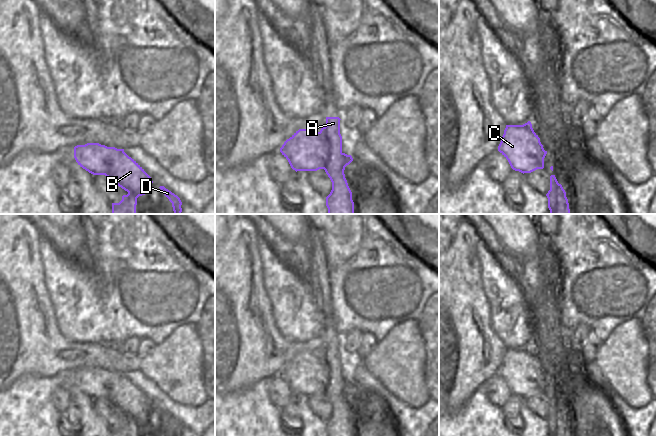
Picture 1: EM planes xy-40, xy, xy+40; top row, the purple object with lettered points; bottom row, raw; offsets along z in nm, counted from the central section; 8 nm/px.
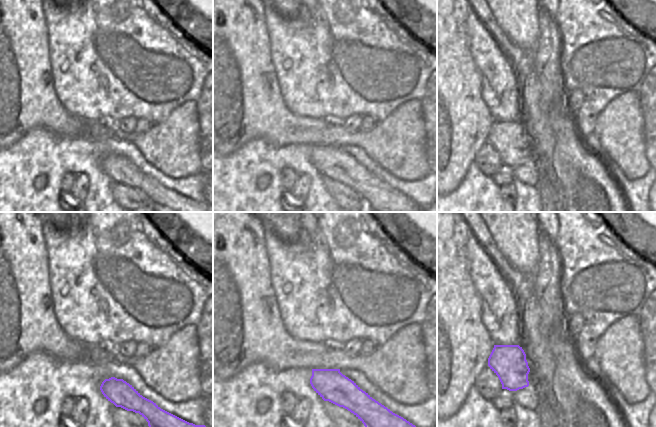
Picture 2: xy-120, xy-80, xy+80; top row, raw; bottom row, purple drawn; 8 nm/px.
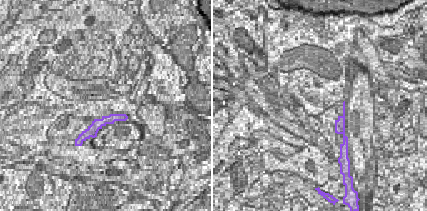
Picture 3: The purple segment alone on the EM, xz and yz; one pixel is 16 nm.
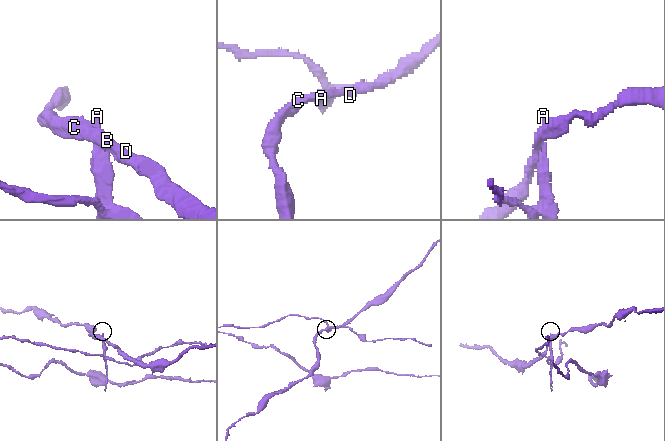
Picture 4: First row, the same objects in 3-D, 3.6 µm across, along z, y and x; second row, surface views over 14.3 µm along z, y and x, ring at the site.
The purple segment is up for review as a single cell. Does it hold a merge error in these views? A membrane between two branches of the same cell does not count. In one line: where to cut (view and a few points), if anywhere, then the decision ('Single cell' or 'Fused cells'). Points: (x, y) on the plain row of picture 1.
Split along xy (319, 356), (331, 374), (330, 383), (324, 393). Fused cells

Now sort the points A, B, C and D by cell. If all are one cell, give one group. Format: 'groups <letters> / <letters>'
groups A / B C D

